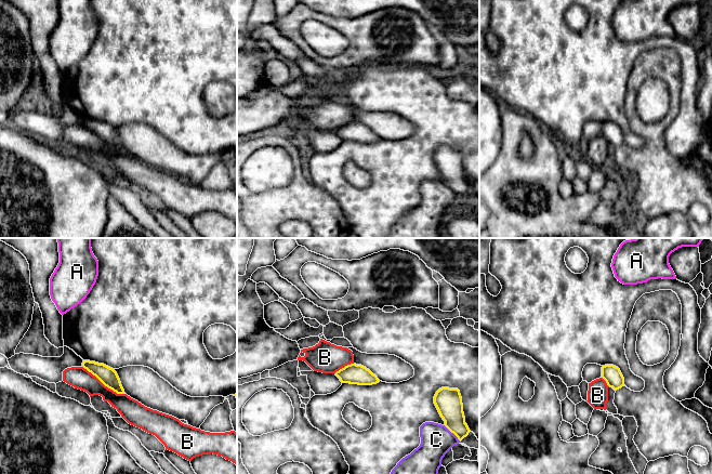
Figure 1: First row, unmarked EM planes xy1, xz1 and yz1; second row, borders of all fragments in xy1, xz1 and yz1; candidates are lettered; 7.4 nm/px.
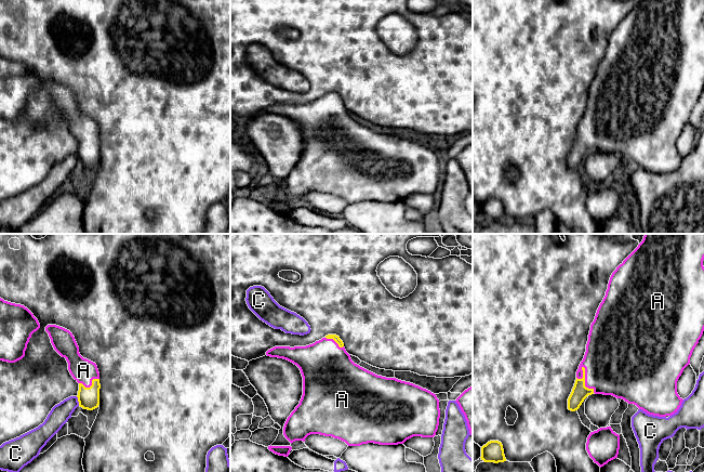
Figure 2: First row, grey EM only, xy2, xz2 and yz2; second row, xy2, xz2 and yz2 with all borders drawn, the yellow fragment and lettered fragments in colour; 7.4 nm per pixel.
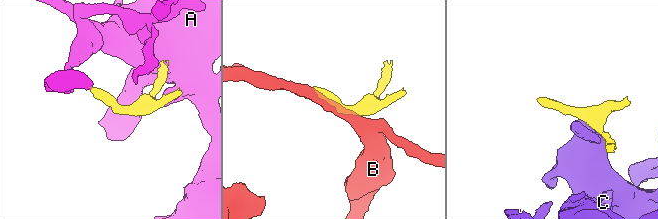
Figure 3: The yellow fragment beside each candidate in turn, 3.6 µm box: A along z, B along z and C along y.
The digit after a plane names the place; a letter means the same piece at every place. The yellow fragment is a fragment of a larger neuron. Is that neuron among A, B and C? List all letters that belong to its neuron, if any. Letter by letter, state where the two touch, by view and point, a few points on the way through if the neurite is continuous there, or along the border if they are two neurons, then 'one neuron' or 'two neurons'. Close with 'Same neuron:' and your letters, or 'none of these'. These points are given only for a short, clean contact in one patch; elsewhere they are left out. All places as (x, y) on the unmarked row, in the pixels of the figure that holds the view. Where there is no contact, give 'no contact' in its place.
A: yz2 (584, 139) | across yz2 (580, 149), (584, 139), (613, 122) | one neuron
B: xy1 (104, 142) | along xy1 (82, 123), (105, 143), (117, 150), (124, 152) | two neurons
C: xz1 (452, 189) | two neurons
Same neuron: A

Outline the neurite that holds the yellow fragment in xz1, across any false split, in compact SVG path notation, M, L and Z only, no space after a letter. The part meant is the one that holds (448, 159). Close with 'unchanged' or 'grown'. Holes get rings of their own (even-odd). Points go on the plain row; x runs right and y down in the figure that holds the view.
M441 145L434 154L434 161L445 179L445 184L461 199L471 189L465 181L463 161L458 146Z; unchanged

